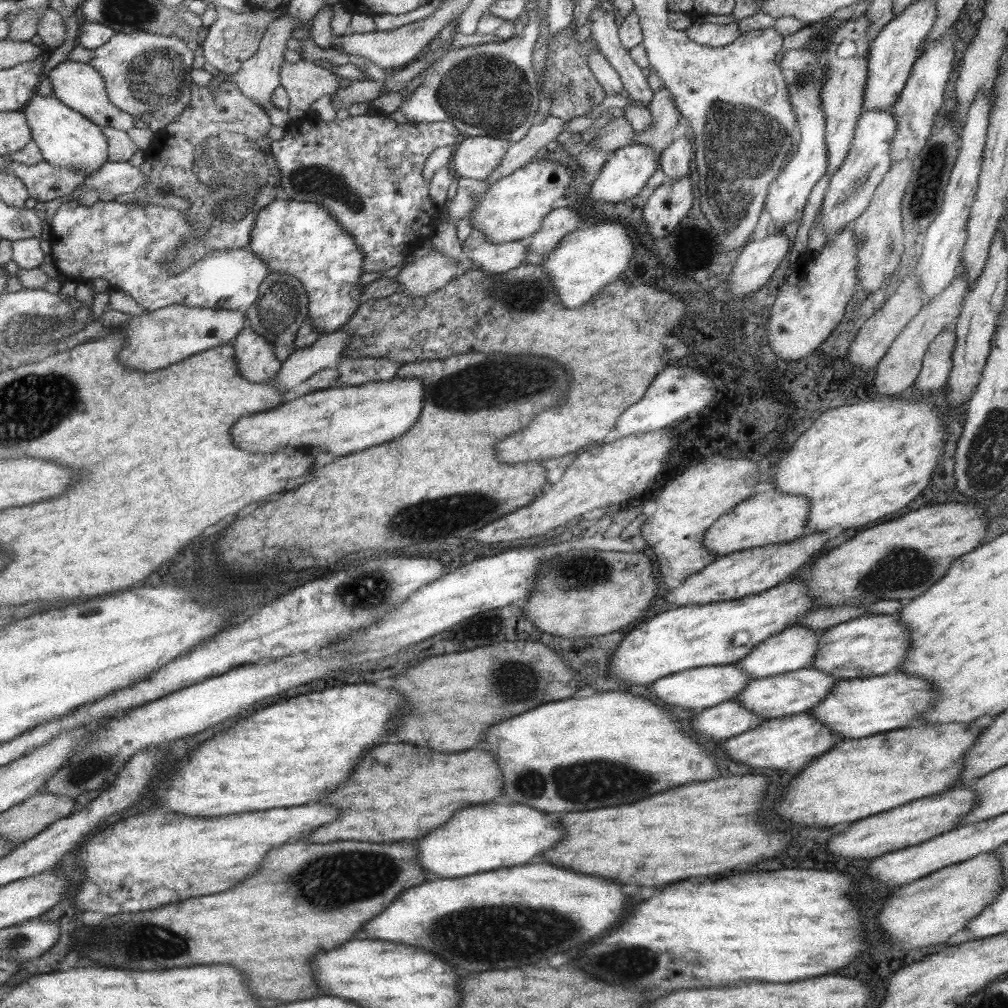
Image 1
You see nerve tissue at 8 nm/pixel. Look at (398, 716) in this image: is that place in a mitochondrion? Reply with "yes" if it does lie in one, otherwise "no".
no

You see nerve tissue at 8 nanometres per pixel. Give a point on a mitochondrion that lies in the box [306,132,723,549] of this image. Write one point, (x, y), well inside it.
(476, 386)

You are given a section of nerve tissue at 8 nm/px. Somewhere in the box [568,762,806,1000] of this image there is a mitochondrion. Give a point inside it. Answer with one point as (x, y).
(614, 966)

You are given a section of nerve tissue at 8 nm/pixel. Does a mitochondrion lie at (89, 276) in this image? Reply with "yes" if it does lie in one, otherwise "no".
no

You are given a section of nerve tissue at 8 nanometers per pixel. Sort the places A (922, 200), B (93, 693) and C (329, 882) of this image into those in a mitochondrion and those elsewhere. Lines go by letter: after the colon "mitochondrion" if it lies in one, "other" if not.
A: mitochondrion
B: other
C: mitochondrion

